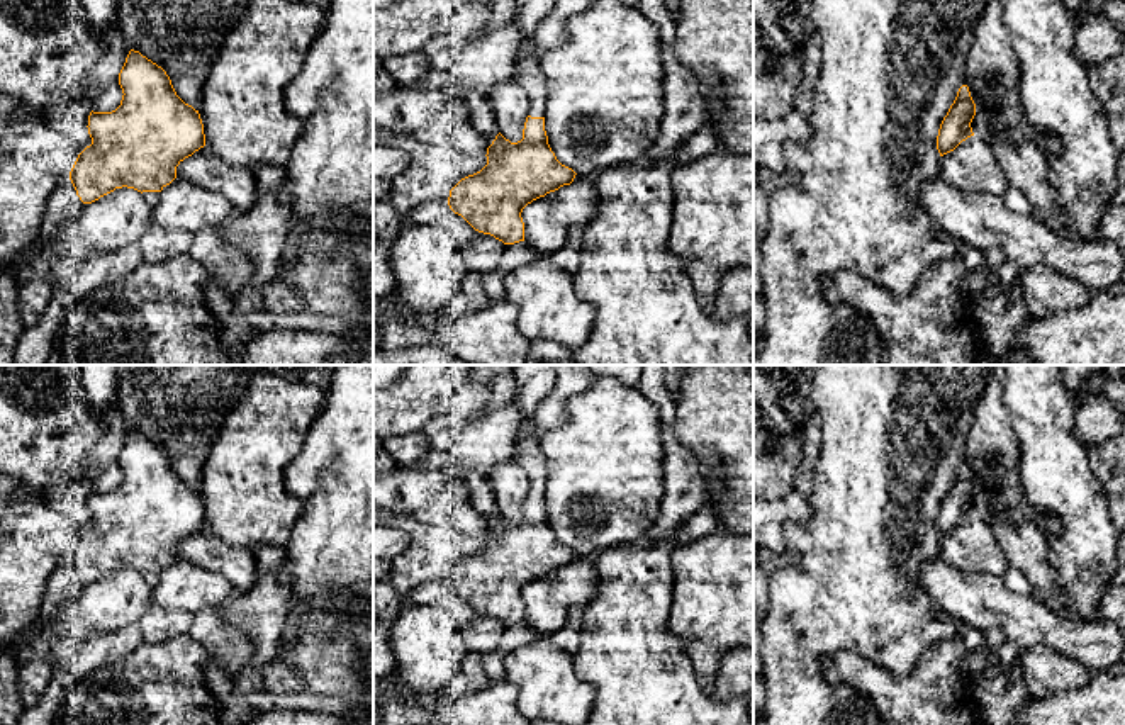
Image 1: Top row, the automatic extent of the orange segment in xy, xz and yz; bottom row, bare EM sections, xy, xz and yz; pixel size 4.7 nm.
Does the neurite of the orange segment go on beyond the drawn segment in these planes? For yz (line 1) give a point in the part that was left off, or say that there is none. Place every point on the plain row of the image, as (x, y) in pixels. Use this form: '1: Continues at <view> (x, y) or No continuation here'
1: No continuation here

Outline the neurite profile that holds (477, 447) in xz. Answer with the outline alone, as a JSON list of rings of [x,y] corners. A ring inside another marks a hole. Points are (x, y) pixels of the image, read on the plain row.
[[[518,399],[485,413],[472,423],[439,430],[429,436],[431,447],[448,453],[456,467],[480,475],[490,486],[492,469],[514,458],[521,426]]]

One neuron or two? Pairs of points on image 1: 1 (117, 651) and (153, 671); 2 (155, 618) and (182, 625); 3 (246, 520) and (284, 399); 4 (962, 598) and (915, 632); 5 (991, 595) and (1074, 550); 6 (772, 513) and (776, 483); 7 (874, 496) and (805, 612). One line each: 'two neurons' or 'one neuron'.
1: two neurons
2: one neuron
3: one neuron
4: two neurons
5: two neurons
6: two neurons
7: one neuron

